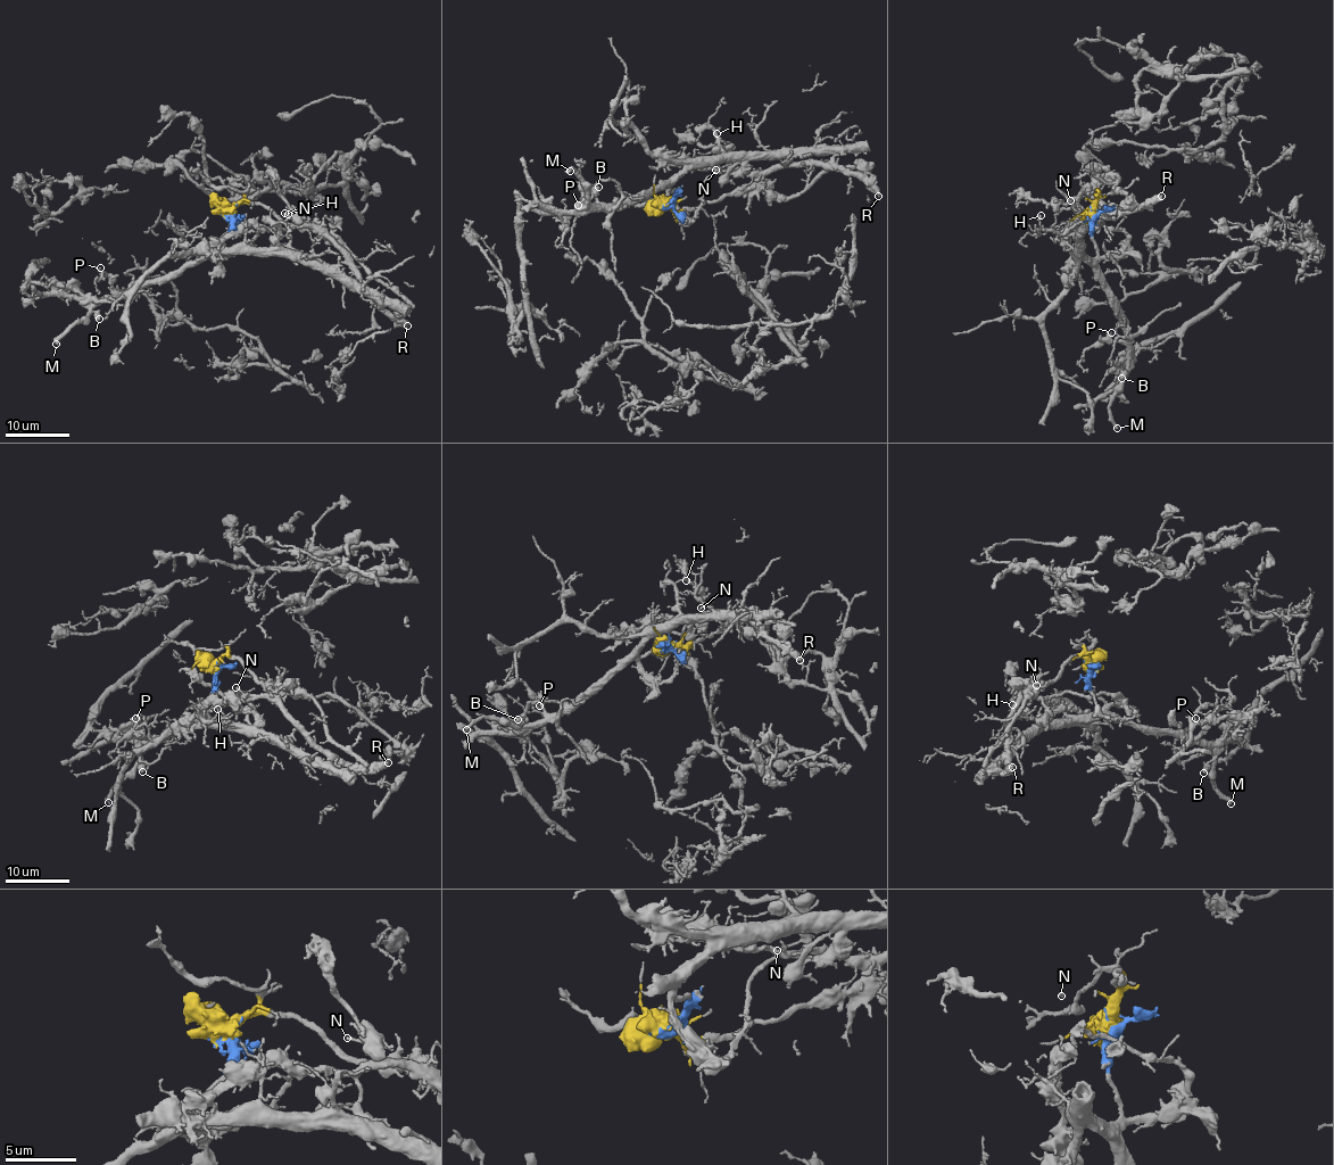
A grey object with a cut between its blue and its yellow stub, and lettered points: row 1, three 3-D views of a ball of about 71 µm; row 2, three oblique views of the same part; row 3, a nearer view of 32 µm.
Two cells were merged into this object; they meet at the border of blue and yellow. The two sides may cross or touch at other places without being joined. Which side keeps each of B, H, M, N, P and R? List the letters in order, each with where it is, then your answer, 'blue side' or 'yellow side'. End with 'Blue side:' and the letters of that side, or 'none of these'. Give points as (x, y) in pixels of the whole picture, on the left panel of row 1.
B: (99, 319) | blue side
H: (288, 214) | blue side
M: (56, 344) | blue side
N: (284, 213) | yellow side
P: (100, 267) | blue side
R: (407, 325) | yellow side
Blue side: B, H, M, P

